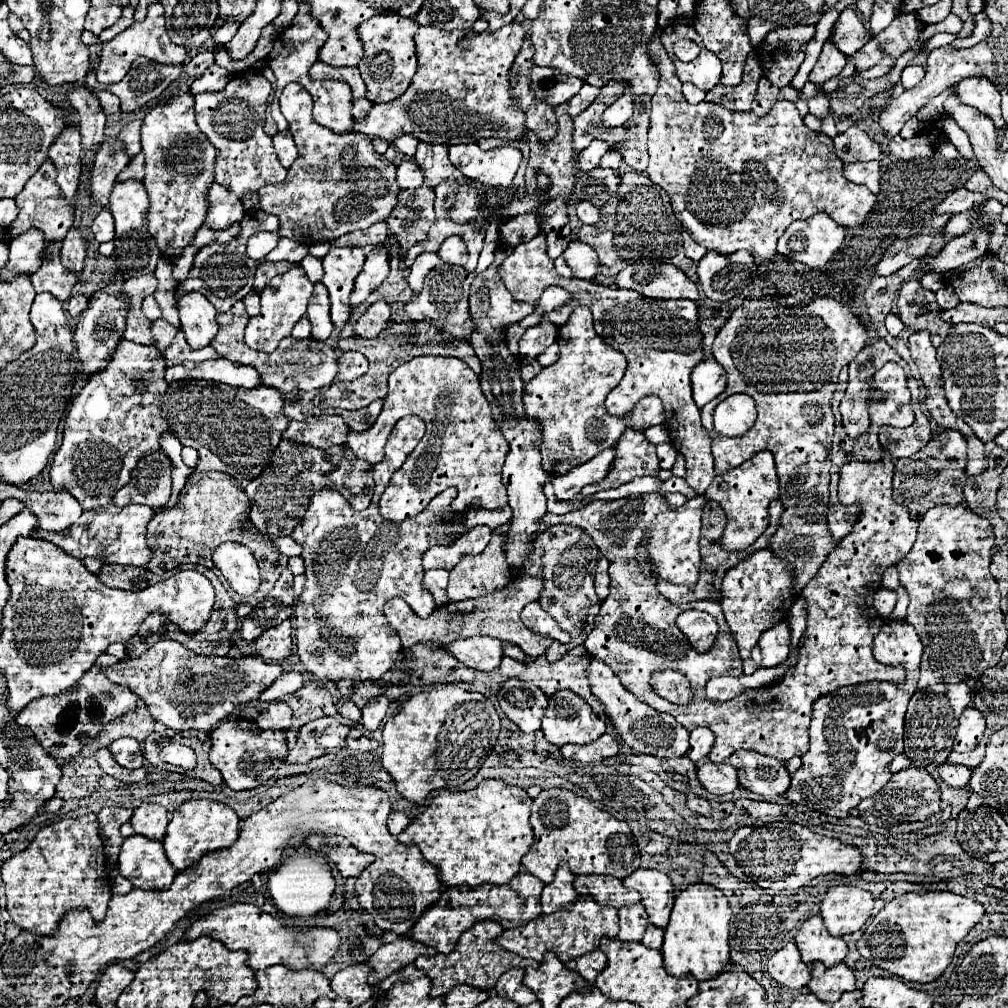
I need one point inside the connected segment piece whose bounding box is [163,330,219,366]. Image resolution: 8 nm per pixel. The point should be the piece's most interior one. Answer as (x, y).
(179, 351)

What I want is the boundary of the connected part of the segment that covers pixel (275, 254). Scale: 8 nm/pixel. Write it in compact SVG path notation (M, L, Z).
M279 238L279 244L271 250L269 260L301 262L305 254L307 254L307 246L305 246L305 244L297 244L295 240L285 240L285 238Z

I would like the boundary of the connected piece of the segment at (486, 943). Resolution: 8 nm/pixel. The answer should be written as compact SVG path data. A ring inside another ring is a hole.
M481 920L473 928L469 928L457 942L455 950L451 954L435 954L435 956L419 956L415 960L415 966L423 970L433 986L431 986L431 996L445 996L449 990L453 990L457 984L471 984L475 988L489 990L493 984L499 980L503 972L515 966L533 966L533 960L525 960L505 948L501 948L495 938L503 932L503 928L495 920Z

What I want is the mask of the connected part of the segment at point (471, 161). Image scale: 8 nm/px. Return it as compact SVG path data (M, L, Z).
M477 144L449 146L449 158L463 176L483 182L487 188L501 188L499 196L509 196L509 186L519 170L521 150L513 146L483 152Z

